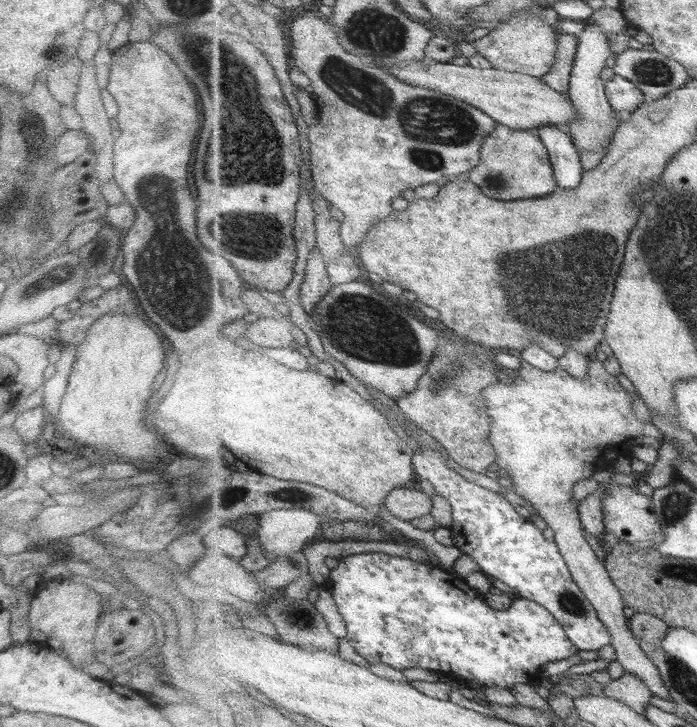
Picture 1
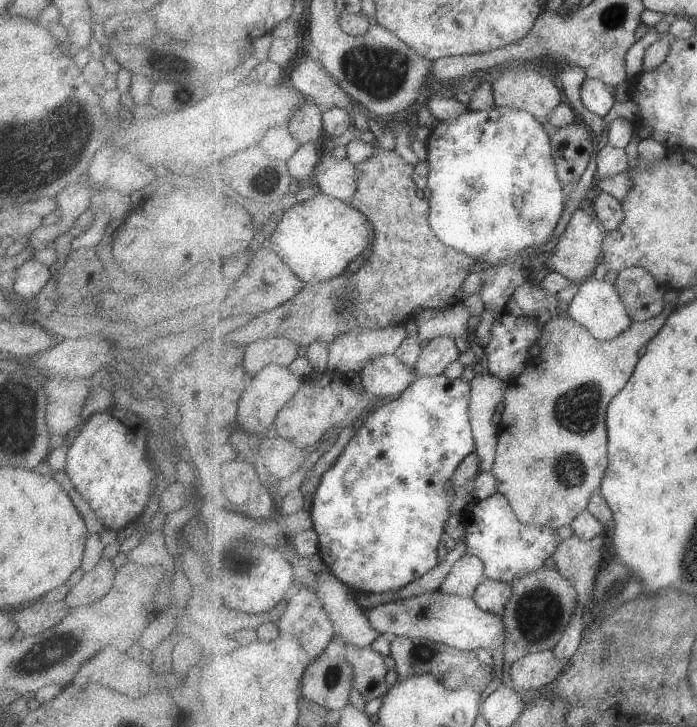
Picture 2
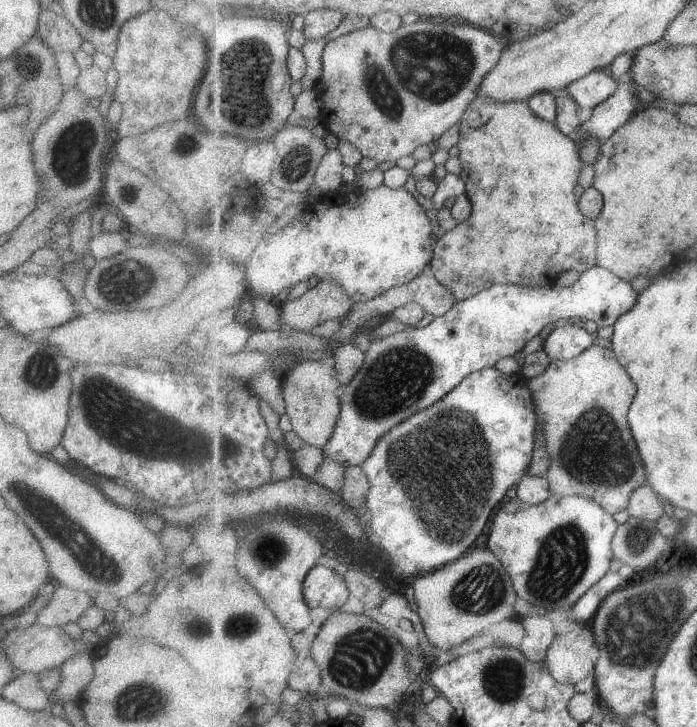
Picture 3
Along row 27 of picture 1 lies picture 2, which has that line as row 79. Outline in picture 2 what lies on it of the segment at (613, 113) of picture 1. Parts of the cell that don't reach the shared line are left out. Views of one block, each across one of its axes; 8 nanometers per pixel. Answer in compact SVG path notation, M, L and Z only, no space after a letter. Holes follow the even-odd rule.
M585 78L580 87L580 97L583 105L600 117L607 116L616 101L613 88L599 78Z

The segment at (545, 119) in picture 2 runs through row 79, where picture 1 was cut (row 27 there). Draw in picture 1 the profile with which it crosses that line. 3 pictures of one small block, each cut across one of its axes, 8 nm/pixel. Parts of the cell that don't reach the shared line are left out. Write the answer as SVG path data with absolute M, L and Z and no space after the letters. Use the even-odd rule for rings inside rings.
M520 11L513 14L505 24L497 26L481 39L473 42L477 53L490 64L509 72L530 74L534 77L545 76L556 62L559 38L549 22L543 22L539 14Z

